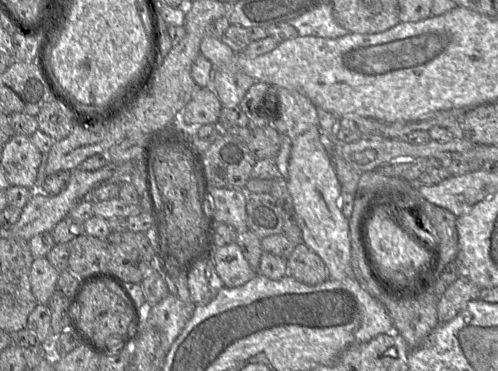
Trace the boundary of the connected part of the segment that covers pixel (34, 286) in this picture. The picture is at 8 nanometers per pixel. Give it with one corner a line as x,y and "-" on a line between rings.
46,256
35,258
30,270
30,285
38,304
47,305
56,291
56,282
60,271
56,269

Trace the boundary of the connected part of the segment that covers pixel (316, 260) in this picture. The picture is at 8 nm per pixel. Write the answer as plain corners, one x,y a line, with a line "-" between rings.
304,242
296,245
287,259
287,275
307,285
317,285
328,280
323,260

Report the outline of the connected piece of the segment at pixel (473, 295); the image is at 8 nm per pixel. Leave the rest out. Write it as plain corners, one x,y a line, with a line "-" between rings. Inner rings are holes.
459,277
441,295
437,304
438,322
447,323
461,312
471,300
478,300
480,287
467,277

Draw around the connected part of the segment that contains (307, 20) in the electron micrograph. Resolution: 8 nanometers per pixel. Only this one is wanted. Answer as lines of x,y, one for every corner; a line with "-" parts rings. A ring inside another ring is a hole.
332,3
310,10
288,23
296,28
298,36
335,39
351,34
334,19

